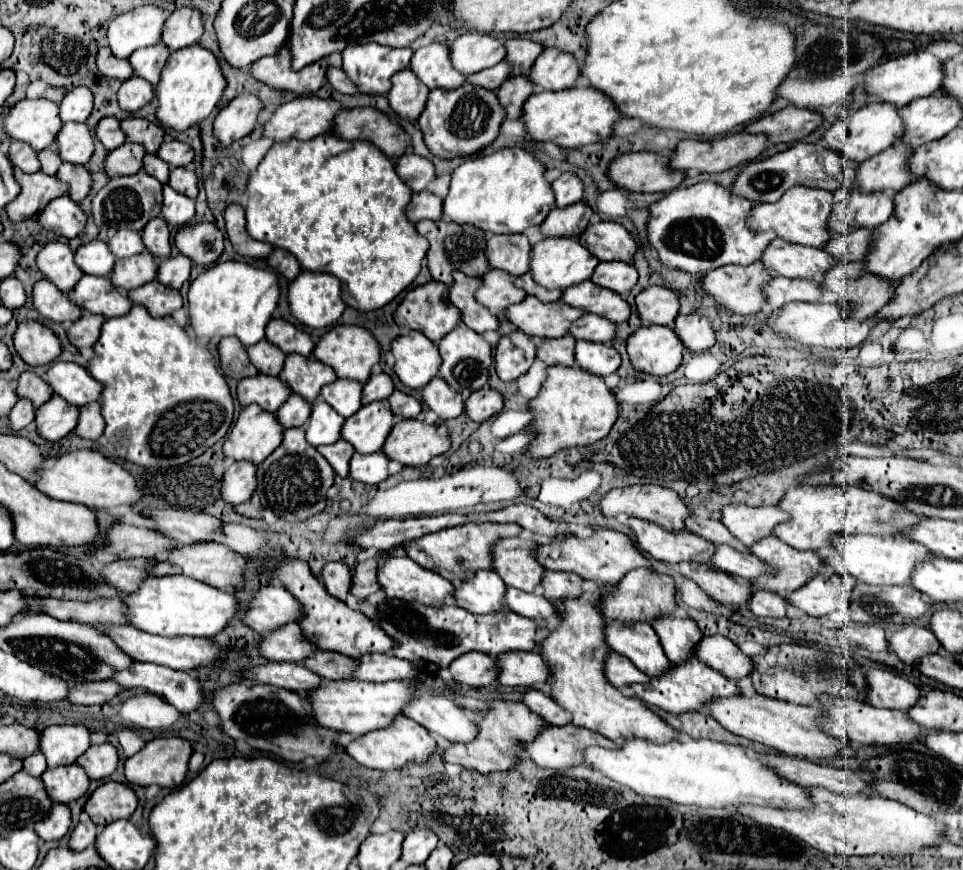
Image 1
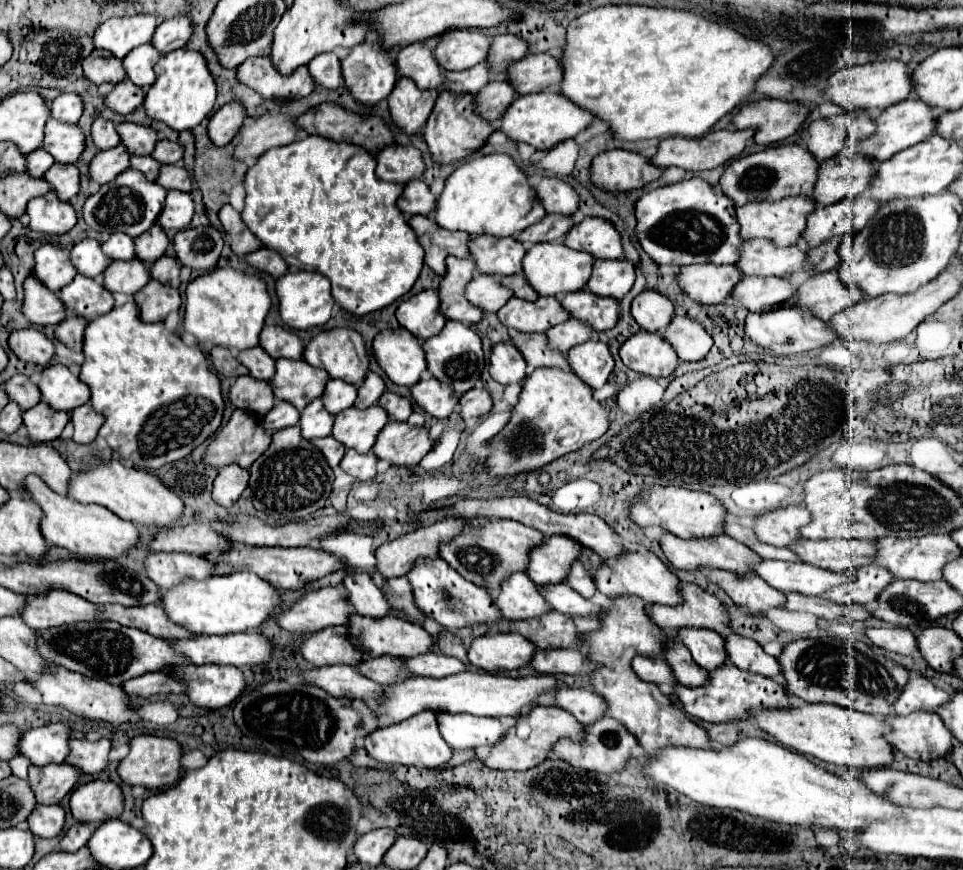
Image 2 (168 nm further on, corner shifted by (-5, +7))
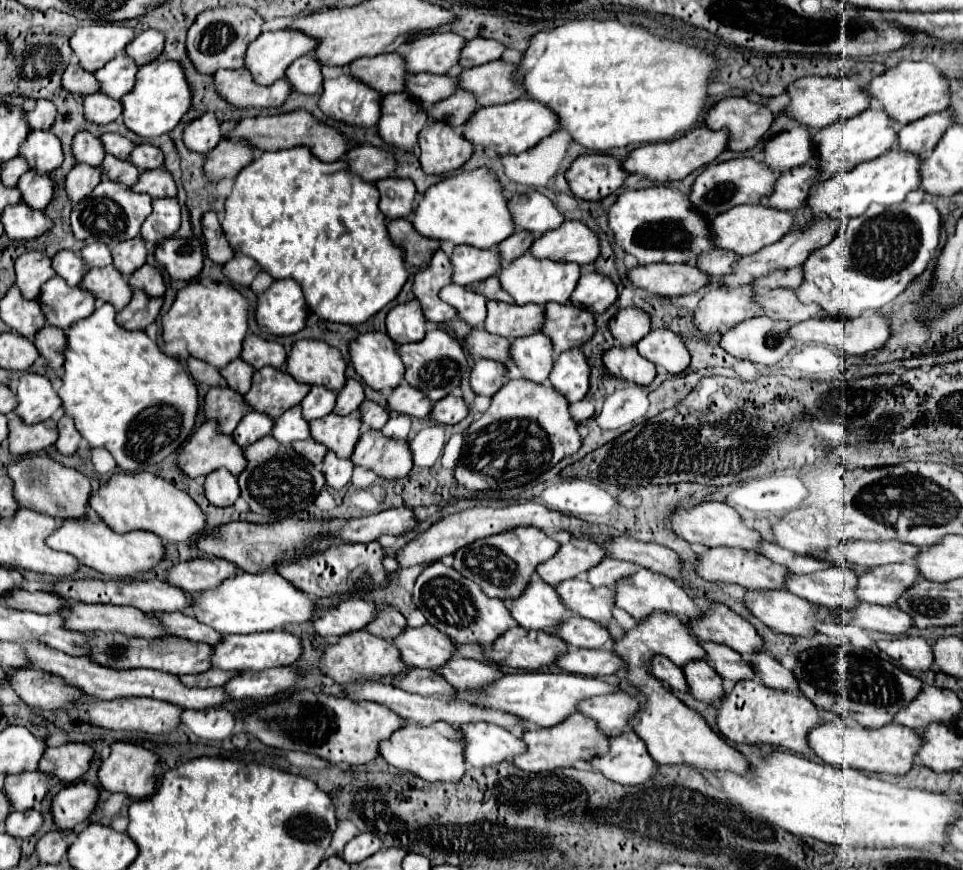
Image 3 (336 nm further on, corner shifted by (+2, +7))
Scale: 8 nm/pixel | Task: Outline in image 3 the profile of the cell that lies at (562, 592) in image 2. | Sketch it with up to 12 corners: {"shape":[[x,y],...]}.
{"shape":[[578,576],[556,586],[576,614],[608,624],[614,588]]}

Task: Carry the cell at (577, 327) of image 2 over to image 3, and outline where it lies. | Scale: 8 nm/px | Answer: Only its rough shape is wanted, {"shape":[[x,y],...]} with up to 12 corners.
{"shape":[[546,336],[510,344],[510,362],[524,380],[542,384],[552,370]]}

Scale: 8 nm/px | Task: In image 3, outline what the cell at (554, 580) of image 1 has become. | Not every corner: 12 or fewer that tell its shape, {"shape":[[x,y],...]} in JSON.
{"shape":[[606,558],[586,578],[596,586],[614,586],[640,566]]}

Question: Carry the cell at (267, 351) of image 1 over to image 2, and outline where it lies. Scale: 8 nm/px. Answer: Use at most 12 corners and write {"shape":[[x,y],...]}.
{"shape":[[261,346],[237,352],[257,380],[271,380],[275,360]]}

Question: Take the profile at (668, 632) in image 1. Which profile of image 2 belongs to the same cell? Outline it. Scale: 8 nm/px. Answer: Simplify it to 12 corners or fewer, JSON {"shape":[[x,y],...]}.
{"shape":[[681,628],[677,640],[709,670],[723,664],[725,640],[709,628]]}

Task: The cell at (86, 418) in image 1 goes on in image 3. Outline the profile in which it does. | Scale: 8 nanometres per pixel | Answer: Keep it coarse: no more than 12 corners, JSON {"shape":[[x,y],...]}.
{"shape":[[70,416],[58,420],[56,448],[70,456],[80,444],[80,432]]}

